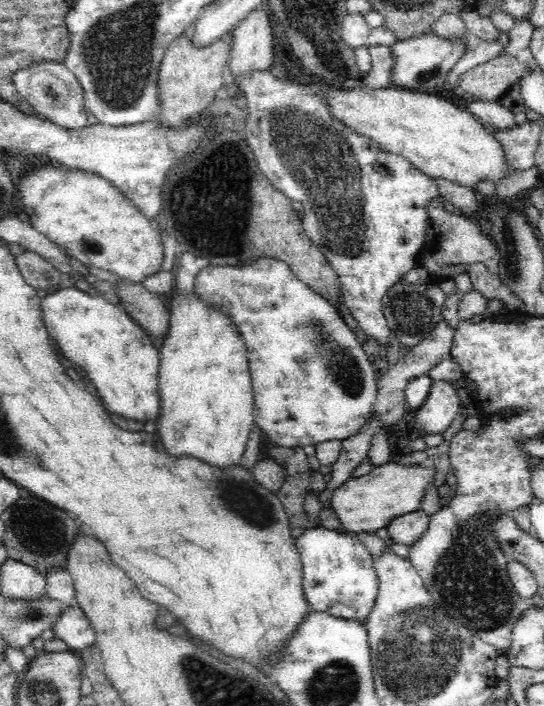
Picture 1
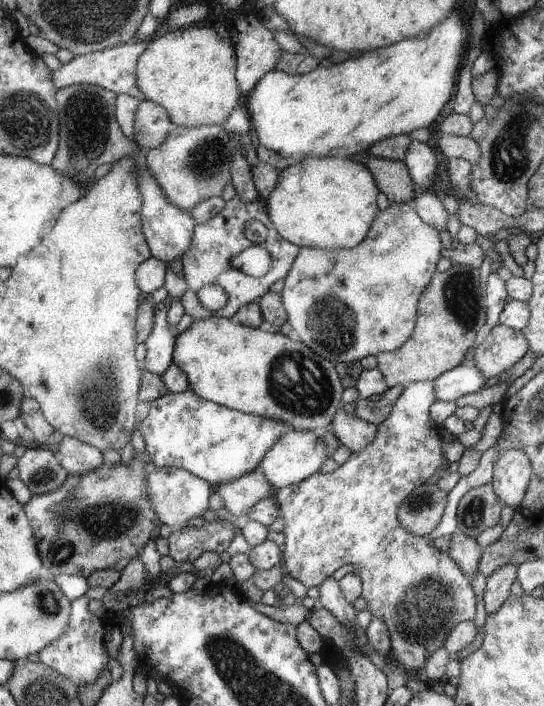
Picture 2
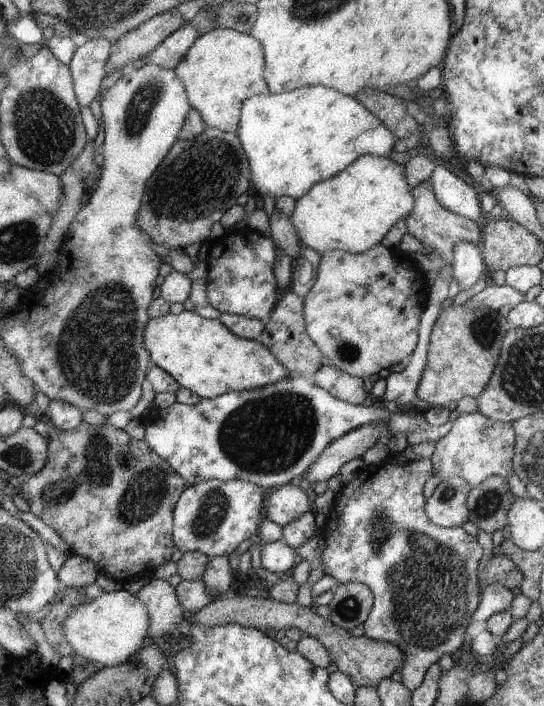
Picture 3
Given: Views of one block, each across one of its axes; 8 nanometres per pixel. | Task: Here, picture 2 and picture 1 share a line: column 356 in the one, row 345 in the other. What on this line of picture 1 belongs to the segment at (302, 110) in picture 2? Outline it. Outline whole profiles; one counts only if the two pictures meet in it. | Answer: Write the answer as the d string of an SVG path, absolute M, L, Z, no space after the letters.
M68 282L58 292L42 294L42 314L44 326L58 342L62 356L82 366L94 382L106 412L142 424L158 420L158 414L162 414L158 390L160 346L122 306L114 306L102 296L94 298Z

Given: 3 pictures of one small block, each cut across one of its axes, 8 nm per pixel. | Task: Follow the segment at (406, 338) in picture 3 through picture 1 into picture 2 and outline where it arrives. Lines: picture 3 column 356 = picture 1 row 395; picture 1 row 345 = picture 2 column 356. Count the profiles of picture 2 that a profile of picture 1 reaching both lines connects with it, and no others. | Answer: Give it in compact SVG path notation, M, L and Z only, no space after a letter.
M389 204L383 212L377 212L363 242L351 250L299 248L299 256L283 278L283 290L279 294L291 330L299 342L337 366L359 362L367 354L377 356L397 350L415 330L417 300L435 272L439 250L437 228L423 224L409 204Z

